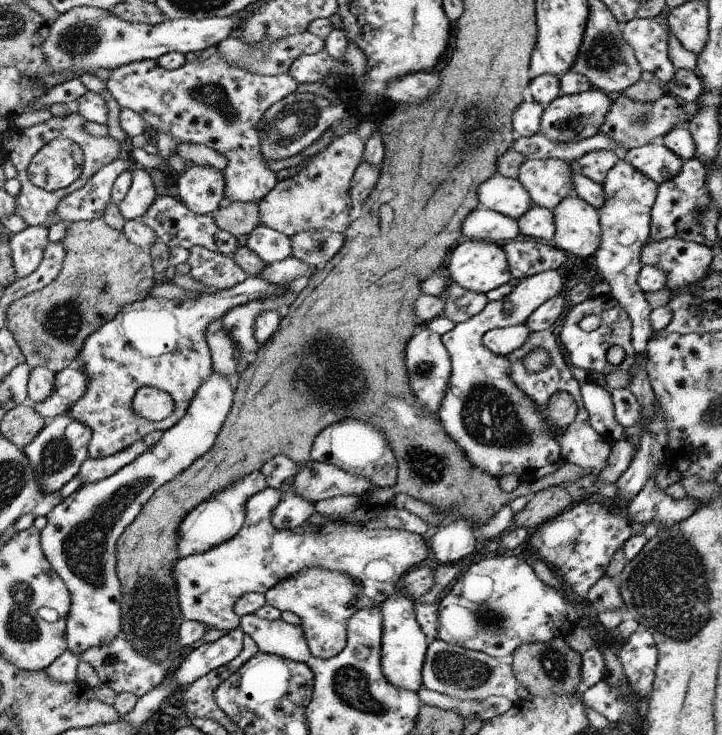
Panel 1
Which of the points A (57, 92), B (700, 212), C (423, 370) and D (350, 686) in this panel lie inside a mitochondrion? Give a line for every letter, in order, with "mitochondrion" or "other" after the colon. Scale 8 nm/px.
A: other
B: other
C: mitochondrion
D: mitochondrion

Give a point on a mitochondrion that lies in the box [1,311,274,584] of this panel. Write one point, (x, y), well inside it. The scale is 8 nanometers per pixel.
(58, 453)

